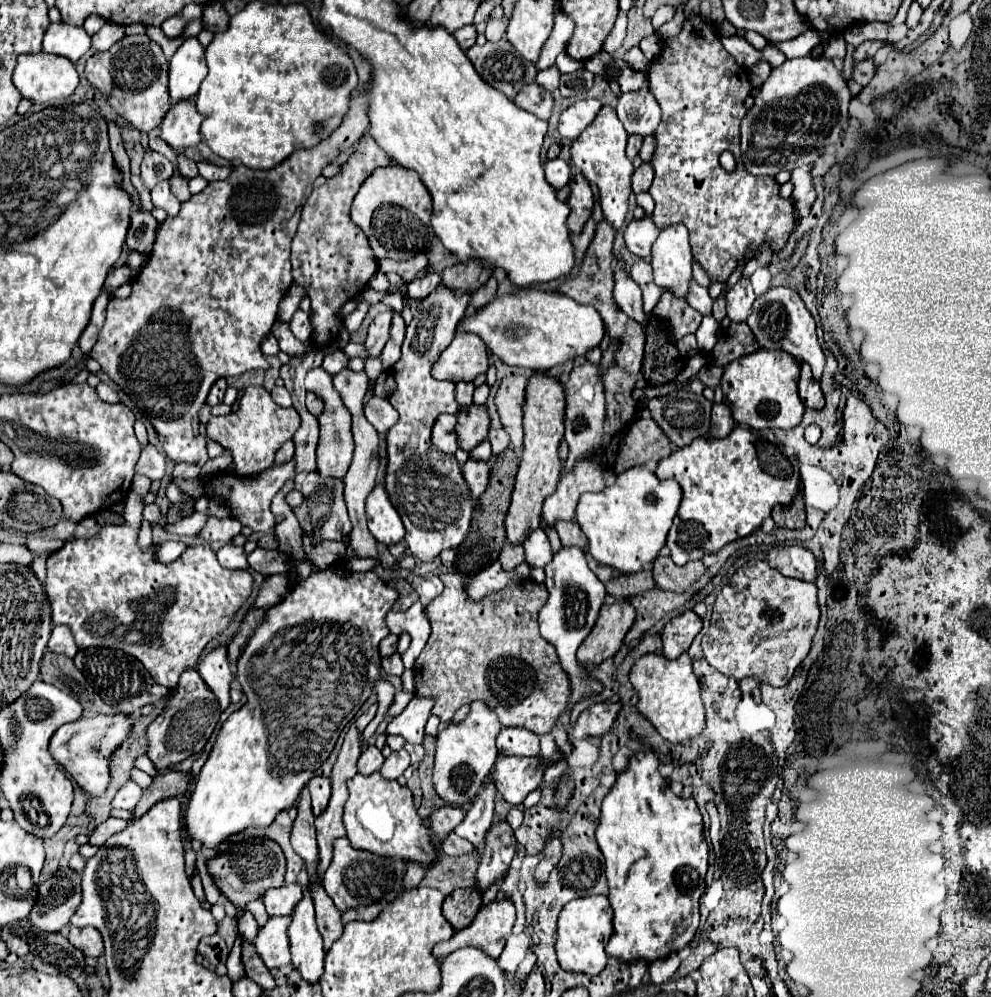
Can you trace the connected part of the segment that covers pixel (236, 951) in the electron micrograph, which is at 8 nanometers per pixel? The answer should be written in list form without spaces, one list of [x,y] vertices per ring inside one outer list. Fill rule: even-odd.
[[[235,941],[233,949],[229,953],[229,959],[227,959],[227,977],[231,981],[237,981],[237,979],[245,977],[243,963],[241,963],[241,943],[237,943],[237,941]]]

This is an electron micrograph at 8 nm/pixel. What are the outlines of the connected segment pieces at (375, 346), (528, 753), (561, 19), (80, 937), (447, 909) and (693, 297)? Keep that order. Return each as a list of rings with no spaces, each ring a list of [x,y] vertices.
[[[383,311],[383,313],[379,313],[379,315],[373,319],[373,323],[371,323],[371,327],[369,327],[367,341],[365,341],[365,347],[367,347],[369,357],[377,357],[377,355],[381,353],[383,345],[387,343],[391,319],[393,319],[393,311]]]
[[[503,727],[497,737],[497,749],[501,755],[519,755],[519,757],[537,757],[539,755],[539,737],[533,731],[519,727]]]
[[[555,3],[555,25],[541,51],[537,69],[547,69],[555,63],[555,57],[567,49],[569,37],[573,37],[573,29],[575,29],[575,23],[571,21],[571,17],[565,15],[565,11],[561,9],[559,3]]]
[[[71,927],[69,931],[69,941],[83,951],[87,957],[101,957],[103,955],[103,939],[101,933],[95,927]]]
[[[477,887],[455,889],[449,897],[445,897],[443,915],[453,925],[453,929],[459,931],[473,921],[481,903],[483,903],[483,893],[477,891]]]
[[[691,279],[691,283],[689,283],[689,295],[687,295],[687,303],[695,309],[695,311],[699,311],[701,315],[709,315],[711,313],[711,305],[713,305],[713,299],[709,297],[709,293],[707,293],[707,289],[705,287],[699,287],[693,279]]]

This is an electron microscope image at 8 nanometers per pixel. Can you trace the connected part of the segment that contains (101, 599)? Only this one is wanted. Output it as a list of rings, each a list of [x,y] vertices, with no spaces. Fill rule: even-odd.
[[[135,475],[131,491],[123,503],[125,525],[101,527],[97,535],[87,539],[69,539],[47,559],[45,591],[53,607],[53,625],[67,625],[79,649],[117,647],[139,659],[155,683],[175,689],[185,669],[195,669],[203,649],[215,641],[233,621],[235,613],[249,599],[253,577],[249,571],[229,571],[219,565],[209,545],[189,547],[171,563],[157,561],[157,545],[141,549],[137,535],[143,522],[143,497],[149,493],[151,479]]]

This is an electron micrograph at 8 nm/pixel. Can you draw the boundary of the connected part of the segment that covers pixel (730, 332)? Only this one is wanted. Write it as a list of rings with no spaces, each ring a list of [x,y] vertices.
[[[731,323],[729,329],[719,335],[719,341],[715,343],[715,347],[711,351],[711,357],[713,357],[715,365],[725,367],[727,363],[731,363],[739,357],[757,351],[757,347],[759,345],[755,343],[753,333],[747,327],[747,323]]]

